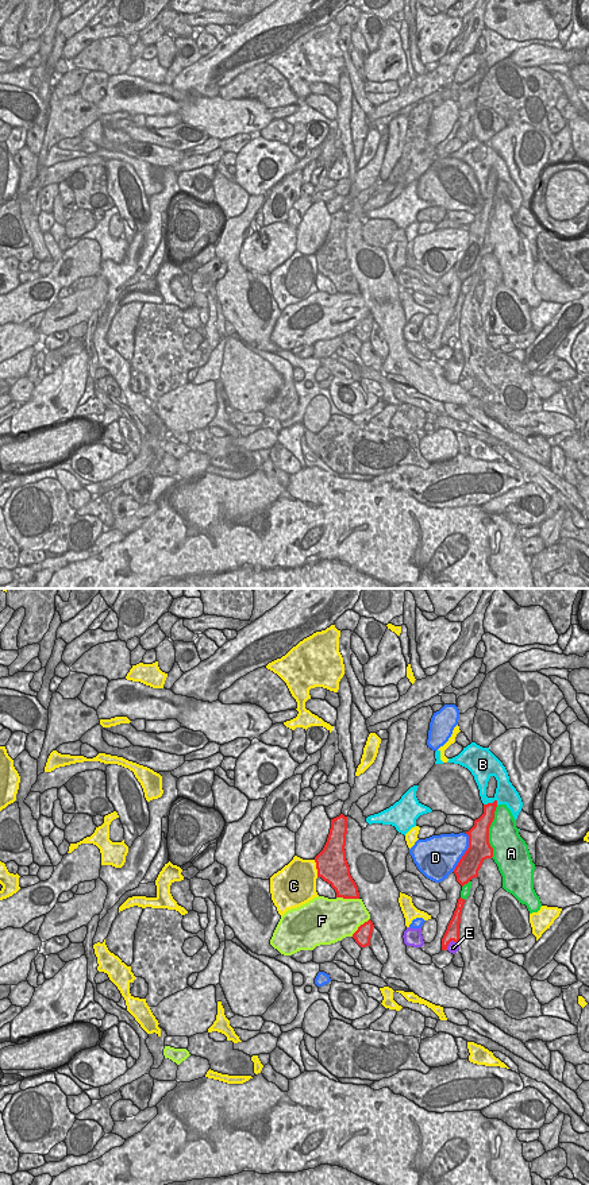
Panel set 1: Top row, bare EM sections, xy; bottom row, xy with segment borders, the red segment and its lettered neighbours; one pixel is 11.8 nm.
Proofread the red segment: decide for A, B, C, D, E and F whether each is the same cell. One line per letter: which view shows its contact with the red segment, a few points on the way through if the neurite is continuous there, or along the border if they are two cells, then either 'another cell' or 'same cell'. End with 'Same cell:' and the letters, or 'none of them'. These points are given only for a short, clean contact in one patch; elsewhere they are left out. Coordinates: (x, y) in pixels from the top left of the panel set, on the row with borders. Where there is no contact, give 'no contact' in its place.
A: xy | another cell
B: xy | another cell
C: xy | another cell
D: xy | another cell
E: xy | another cell
F: xy | another cell
Same cell: none of them

